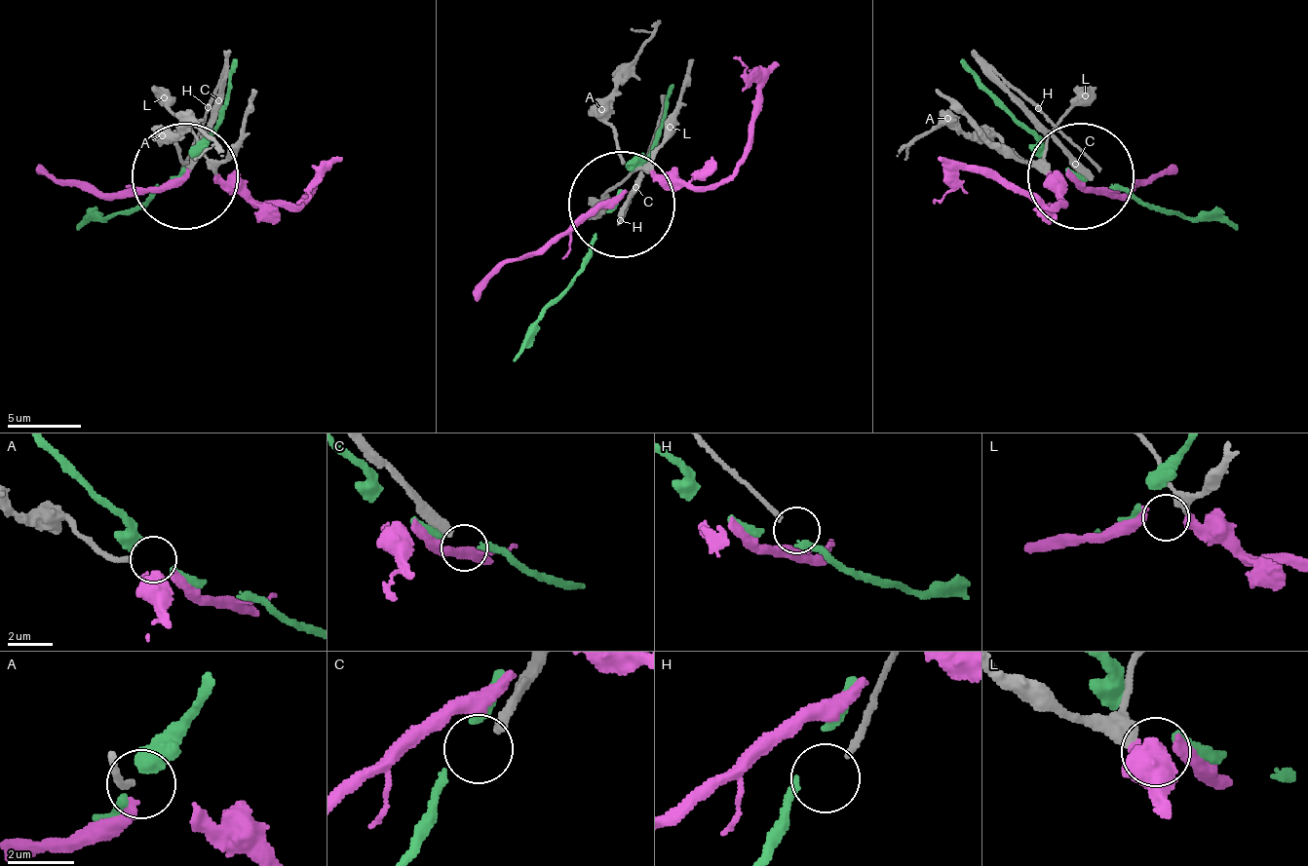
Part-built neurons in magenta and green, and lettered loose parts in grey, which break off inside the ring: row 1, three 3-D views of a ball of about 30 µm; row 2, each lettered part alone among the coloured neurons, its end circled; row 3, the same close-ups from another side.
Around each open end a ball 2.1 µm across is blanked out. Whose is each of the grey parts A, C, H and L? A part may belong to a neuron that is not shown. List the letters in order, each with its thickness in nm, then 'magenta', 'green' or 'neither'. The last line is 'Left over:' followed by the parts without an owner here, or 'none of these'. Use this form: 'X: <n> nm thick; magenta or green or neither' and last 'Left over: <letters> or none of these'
A: 220 nm thick; magenta
C: 320 nm thick; neither
H: 190 nm thick; neither
L: 400 nm thick; neither
Left over: C, H, L

